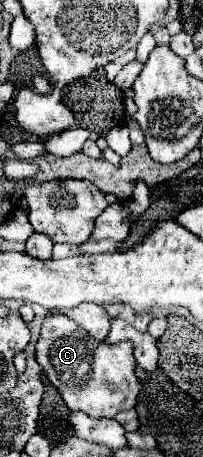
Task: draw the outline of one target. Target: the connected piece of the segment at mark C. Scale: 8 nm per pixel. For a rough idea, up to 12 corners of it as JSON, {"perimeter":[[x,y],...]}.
{"perimeter":[[57,310],[37,362],[69,410],[113,418],[141,384],[129,342]]}

